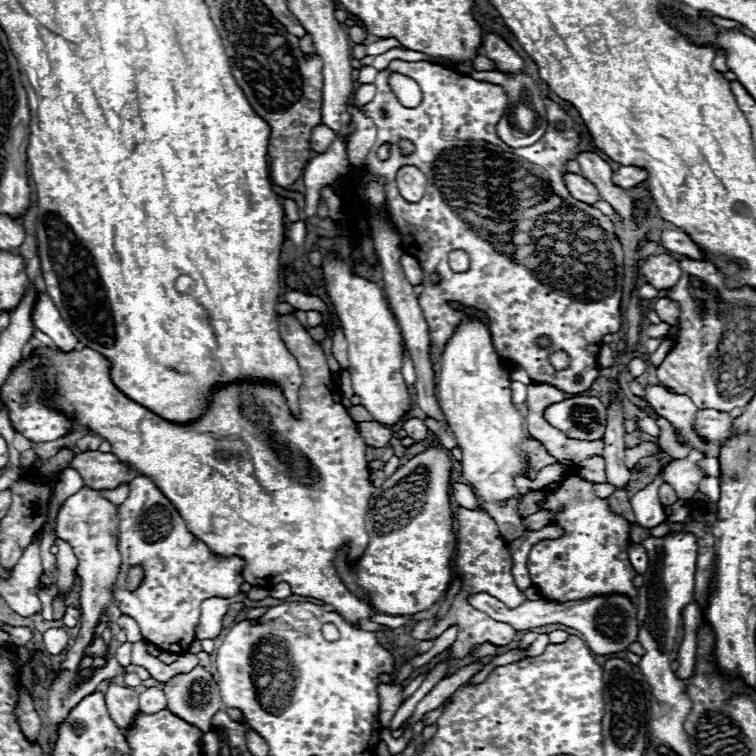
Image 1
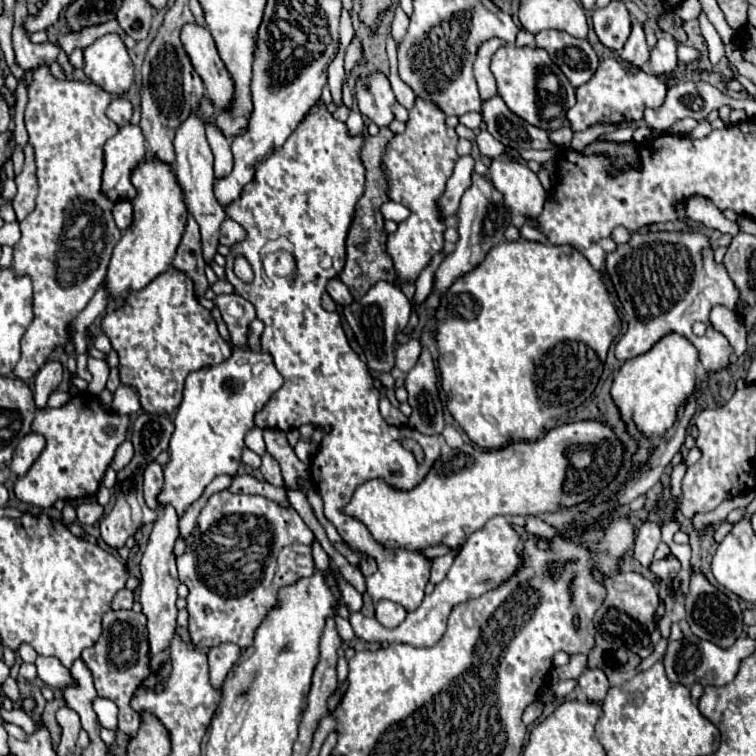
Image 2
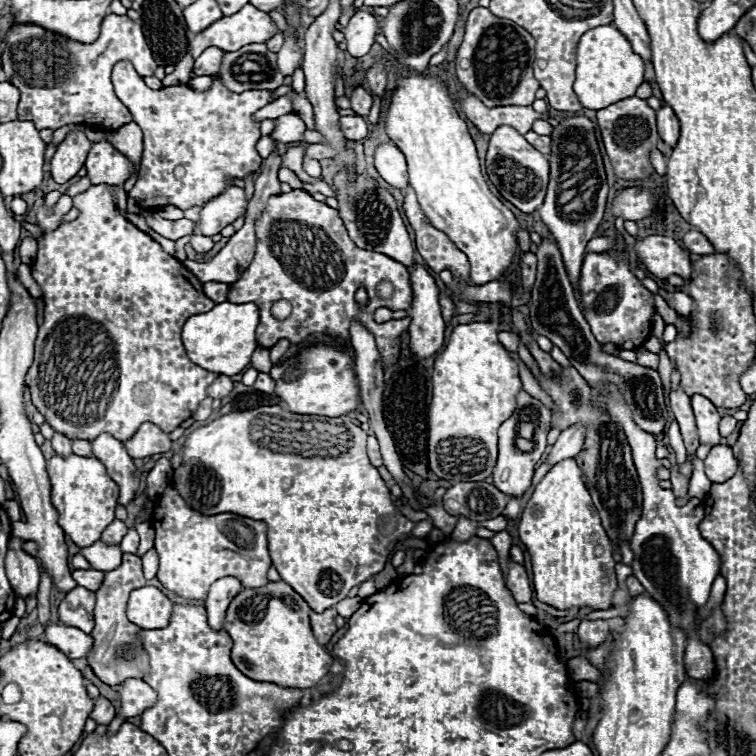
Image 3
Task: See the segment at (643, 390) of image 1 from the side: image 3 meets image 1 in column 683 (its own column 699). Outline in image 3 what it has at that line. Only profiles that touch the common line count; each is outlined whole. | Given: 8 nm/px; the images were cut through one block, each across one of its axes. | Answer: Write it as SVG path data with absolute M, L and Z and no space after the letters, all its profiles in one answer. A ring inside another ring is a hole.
M694 394L690 398L690 406L692 406L692 412L696 416L696 424L698 424L698 432L700 432L700 442L716 446L720 442L720 434L718 434L720 414L718 414L716 406L708 398L704 398L700 394Z

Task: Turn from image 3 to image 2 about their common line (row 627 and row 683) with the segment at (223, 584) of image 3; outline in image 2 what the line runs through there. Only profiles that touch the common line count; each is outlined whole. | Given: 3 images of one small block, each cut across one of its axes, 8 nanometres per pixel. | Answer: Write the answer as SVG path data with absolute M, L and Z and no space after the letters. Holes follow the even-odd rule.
M220 644L208 650L208 666L210 666L210 682L218 690L226 678L226 672L234 666L240 656L240 648L236 644Z

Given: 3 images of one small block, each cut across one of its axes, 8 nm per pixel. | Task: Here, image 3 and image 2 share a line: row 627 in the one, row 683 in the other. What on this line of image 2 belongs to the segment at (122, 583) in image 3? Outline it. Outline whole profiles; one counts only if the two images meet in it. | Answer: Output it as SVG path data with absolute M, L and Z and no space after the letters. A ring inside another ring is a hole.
M110 610L104 614L104 620L102 620L102 636L100 640L92 646L92 648L86 648L82 652L82 660L86 662L86 666L90 668L92 676L94 676L94 684L96 684L96 690L98 690L98 696L102 698L108 698L112 700L116 706L118 706L118 730L126 732L128 736L134 736L138 732L138 726L140 726L140 716L138 712L134 712L134 708L130 708L130 698L136 690L136 686L140 684L142 678L148 676L148 636L146 636L146 616L140 612L132 612L132 610Z

